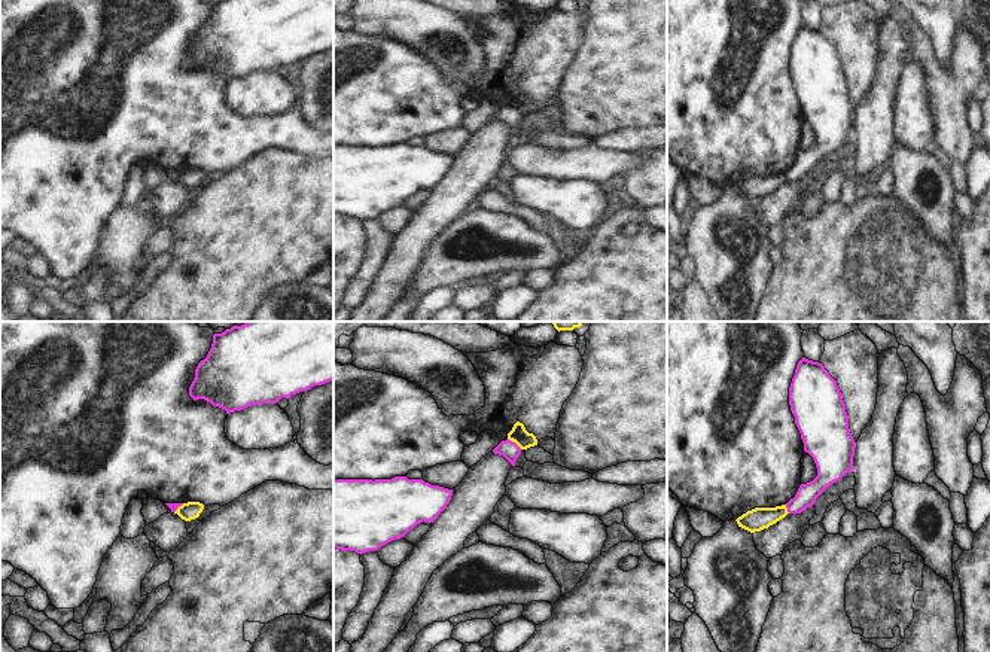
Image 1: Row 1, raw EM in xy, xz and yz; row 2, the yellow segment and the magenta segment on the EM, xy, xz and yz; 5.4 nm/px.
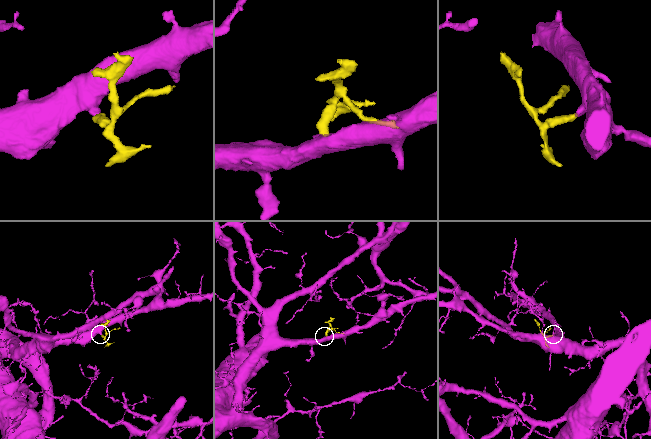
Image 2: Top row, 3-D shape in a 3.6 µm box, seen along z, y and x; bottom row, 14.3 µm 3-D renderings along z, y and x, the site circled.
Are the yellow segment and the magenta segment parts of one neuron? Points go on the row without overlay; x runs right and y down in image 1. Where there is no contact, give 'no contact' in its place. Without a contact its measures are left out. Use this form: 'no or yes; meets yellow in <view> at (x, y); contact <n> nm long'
no; meets yellow in xz at (515, 109); contact 100 nm long

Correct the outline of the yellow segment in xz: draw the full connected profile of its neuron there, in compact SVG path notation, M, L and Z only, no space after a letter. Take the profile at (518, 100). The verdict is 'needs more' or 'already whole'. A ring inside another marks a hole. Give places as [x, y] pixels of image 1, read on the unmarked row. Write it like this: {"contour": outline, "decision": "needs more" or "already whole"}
{"contour": "M520 88L514 91L512 97L508 100L508 106L515 109L521 116L537 112L536 103L528 100Z", "decision": "already whole"}

